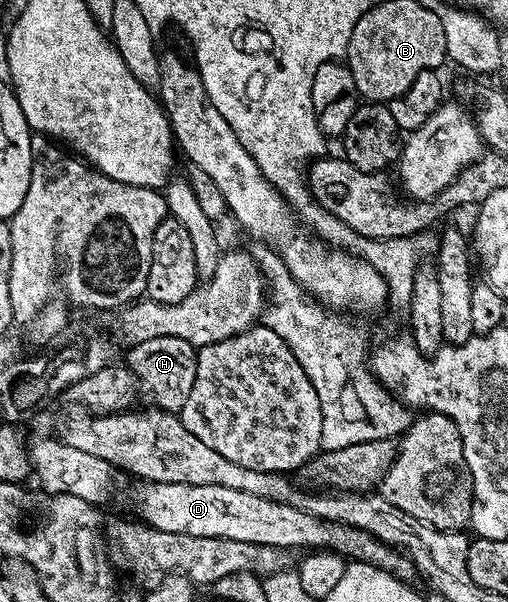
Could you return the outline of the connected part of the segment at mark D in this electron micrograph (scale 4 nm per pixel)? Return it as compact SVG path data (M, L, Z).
M39 436L29 444L34 479L39 479L40 486L47 494L73 494L73 498L85 498L85 502L96 506L104 506L114 496L125 494L130 497L131 508L139 515L136 517L141 518L142 523L169 534L229 538L237 542L288 550L332 550L352 561L360 560L377 566L404 582L410 581L411 575L416 575L417 569L410 556L392 548L390 544L382 544L365 530L357 530L348 524L337 524L332 520L322 520L291 504L257 498L257 494L233 490L229 486L189 486L138 478L131 481L121 475L114 465L105 462L105 458L85 454L85 450L77 450L77 446L69 446L64 440L51 436Z

